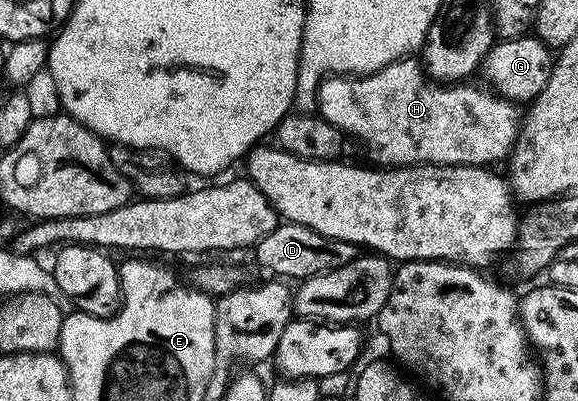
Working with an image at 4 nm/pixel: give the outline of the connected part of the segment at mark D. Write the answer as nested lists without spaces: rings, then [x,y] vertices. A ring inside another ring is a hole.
[[[279,222],[275,229],[266,234],[254,244],[255,264],[271,272],[272,277],[288,278],[292,276],[295,282],[308,280],[322,272],[333,270],[337,266],[345,266],[345,262],[353,262],[357,255],[356,245],[338,241],[319,234],[309,226],[297,225],[288,222]]]

